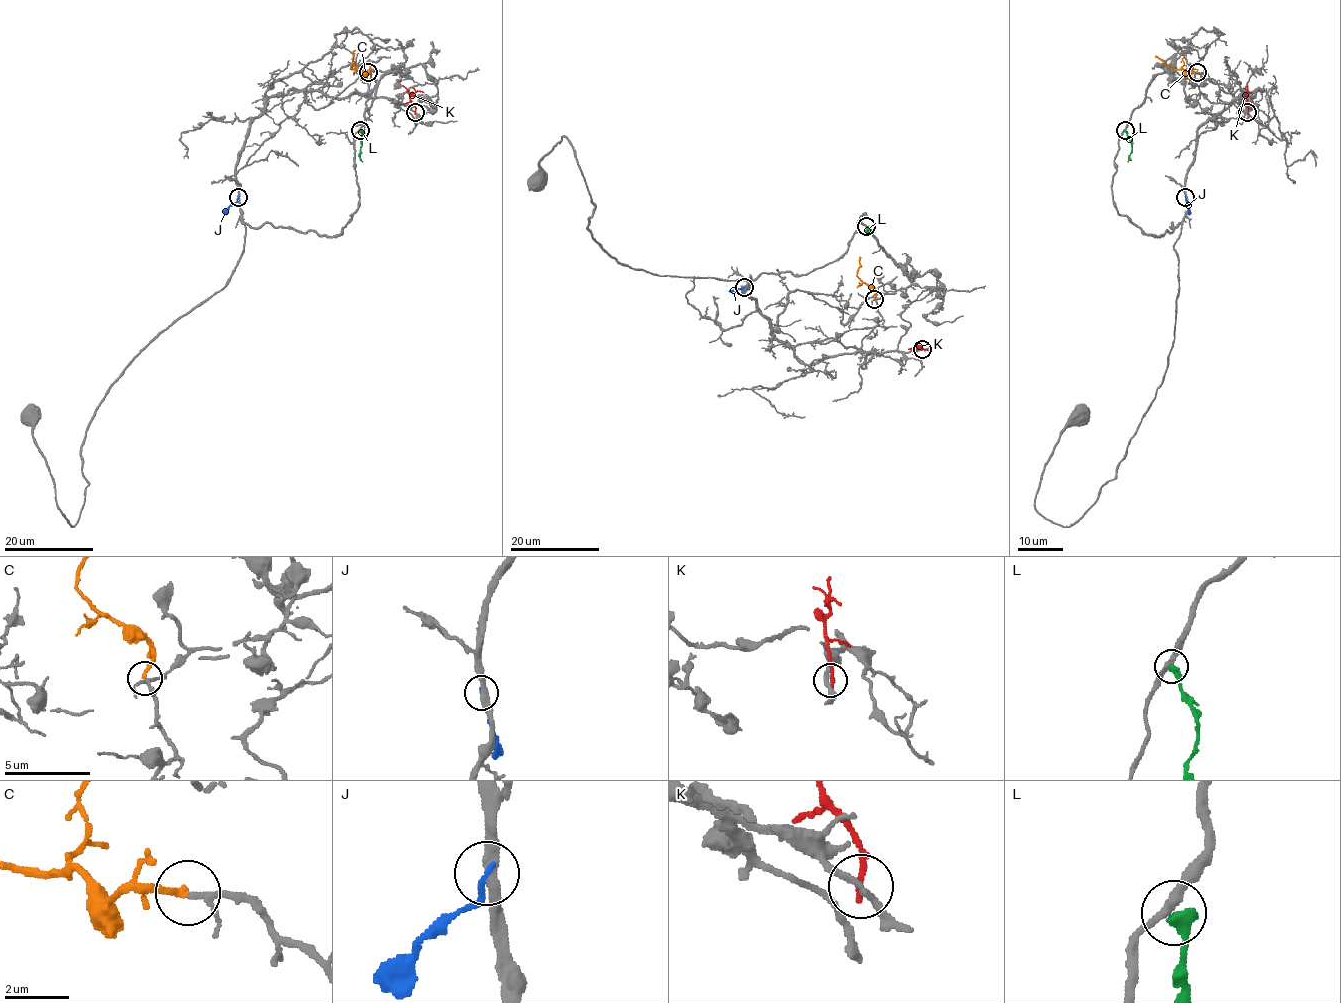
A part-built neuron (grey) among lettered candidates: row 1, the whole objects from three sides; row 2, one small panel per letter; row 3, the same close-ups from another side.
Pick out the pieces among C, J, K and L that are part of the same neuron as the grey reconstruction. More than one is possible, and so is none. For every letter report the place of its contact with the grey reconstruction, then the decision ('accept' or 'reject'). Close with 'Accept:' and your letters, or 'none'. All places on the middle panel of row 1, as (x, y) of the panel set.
C: contact (874, 299); accept
J: contact (744, 287); reject
K: contact (922, 349); reject
L: contact (866, 226); reject
Accept: C

